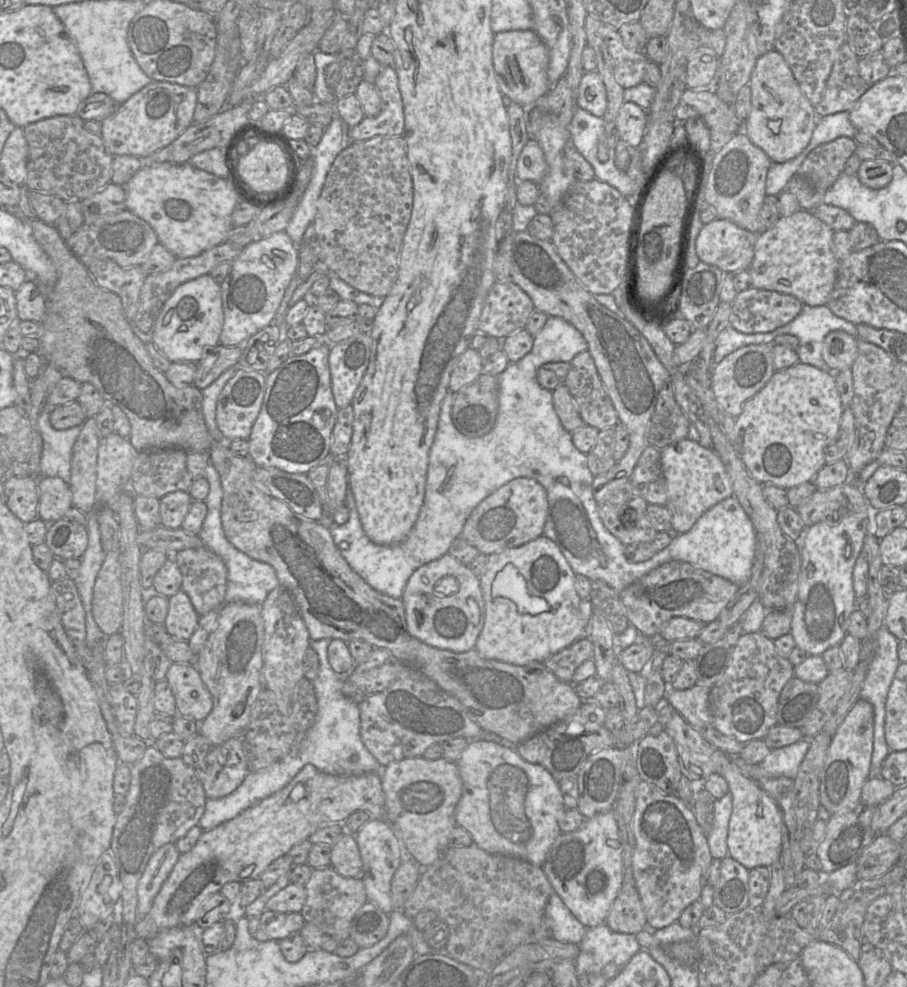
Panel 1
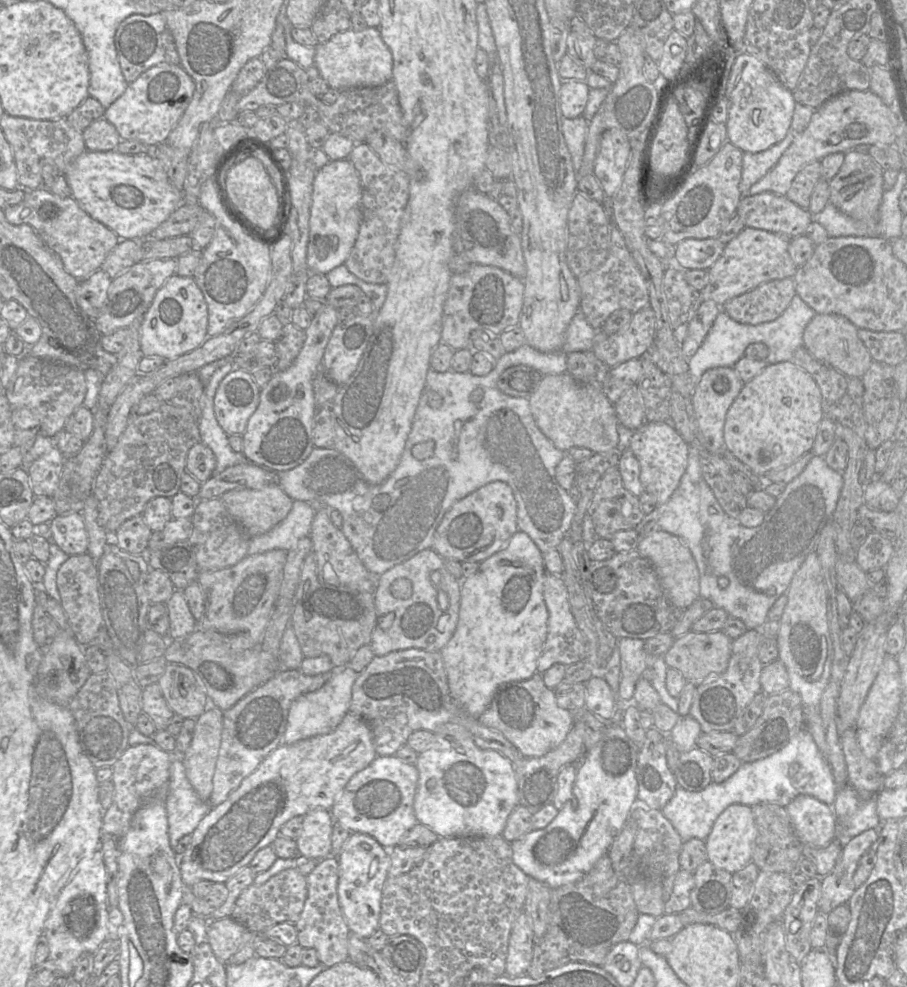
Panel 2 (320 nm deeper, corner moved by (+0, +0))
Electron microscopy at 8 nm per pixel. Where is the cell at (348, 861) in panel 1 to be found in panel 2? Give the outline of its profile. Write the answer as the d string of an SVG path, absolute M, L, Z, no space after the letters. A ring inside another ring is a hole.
M315 809L304 815L301 833L296 838L298 853L318 860L330 856L333 823L330 810Z

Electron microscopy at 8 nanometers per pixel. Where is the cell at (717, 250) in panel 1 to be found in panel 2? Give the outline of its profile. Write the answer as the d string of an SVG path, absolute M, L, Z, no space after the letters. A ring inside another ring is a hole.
M687 238L675 245L675 257L684 269L708 270L720 257L725 244L718 238Z

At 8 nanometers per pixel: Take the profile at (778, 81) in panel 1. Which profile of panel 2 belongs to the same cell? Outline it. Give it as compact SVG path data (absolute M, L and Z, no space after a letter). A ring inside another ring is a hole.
M745 51L736 54L726 83L728 141L742 152L757 153L782 141L790 127L795 108L792 91L756 56Z

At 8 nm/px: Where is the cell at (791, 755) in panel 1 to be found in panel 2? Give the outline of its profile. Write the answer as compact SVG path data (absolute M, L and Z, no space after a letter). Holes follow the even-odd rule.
M802 728L782 749L766 758L742 763L733 775L721 783L712 782L699 792L678 786L661 811L683 842L692 838L705 840L716 819L731 804L753 806L765 802L786 807L796 796L806 794L832 806L837 792L838 787L827 760L811 733Z

